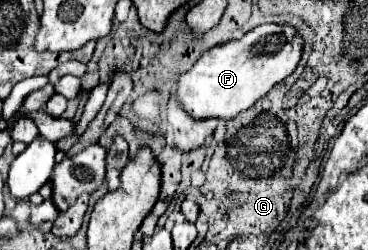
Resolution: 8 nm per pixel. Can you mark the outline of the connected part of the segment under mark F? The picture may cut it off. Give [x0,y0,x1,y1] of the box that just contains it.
[174,25,302,121]

